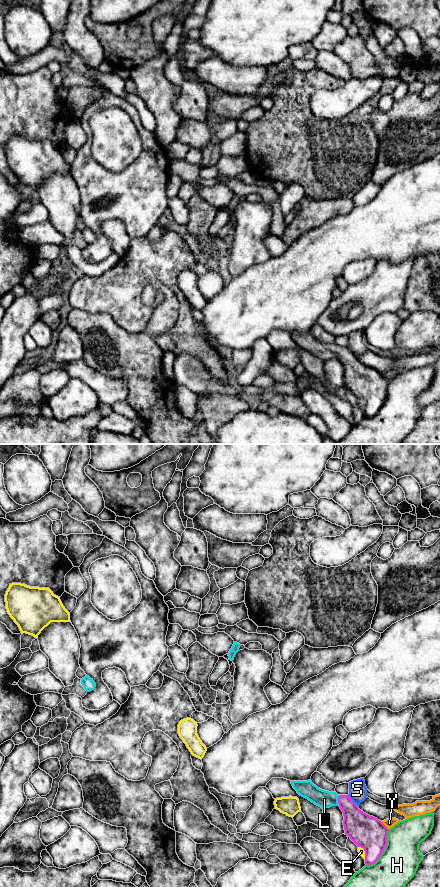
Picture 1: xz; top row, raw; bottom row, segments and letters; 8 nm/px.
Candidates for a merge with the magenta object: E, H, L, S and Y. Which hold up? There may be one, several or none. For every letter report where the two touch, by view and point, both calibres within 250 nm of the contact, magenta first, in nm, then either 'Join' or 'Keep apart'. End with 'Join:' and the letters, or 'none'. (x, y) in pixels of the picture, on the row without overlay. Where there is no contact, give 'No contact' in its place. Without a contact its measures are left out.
E: Touches magenta at xz (364, 402). Thickness 260 nm (magenta) against 50 nm. Keep apart
H: Touches magenta at xz (383, 402). Thickness 260 nm (magenta) against 320 nm. Keep apart
L: Touches magenta at xz (338, 352). Thickness 220 nm (magenta) against 140 nm. Join
S: Touches magenta at xz (352, 353). Thickness 260 nm (magenta) against 140 nm. Keep apart
Y: Touches magenta at xz (384, 377). Thickness 260 nm (magenta) against 80 nm. Keep apart
Join: L

